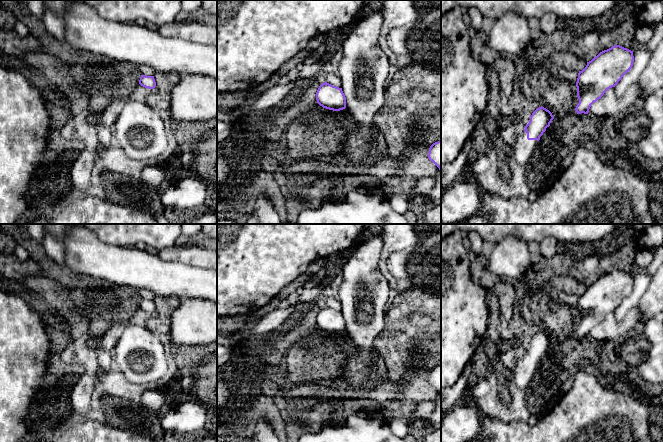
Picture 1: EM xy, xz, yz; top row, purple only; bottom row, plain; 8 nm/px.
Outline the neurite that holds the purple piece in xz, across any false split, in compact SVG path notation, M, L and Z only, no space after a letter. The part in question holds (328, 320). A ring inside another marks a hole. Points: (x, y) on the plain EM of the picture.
M327 306L321 308L316 316L317 327L323 332L340 335L346 332L346 321L342 312Z

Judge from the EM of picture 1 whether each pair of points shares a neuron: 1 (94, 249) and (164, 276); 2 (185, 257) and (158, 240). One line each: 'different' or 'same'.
1: same
2: different

